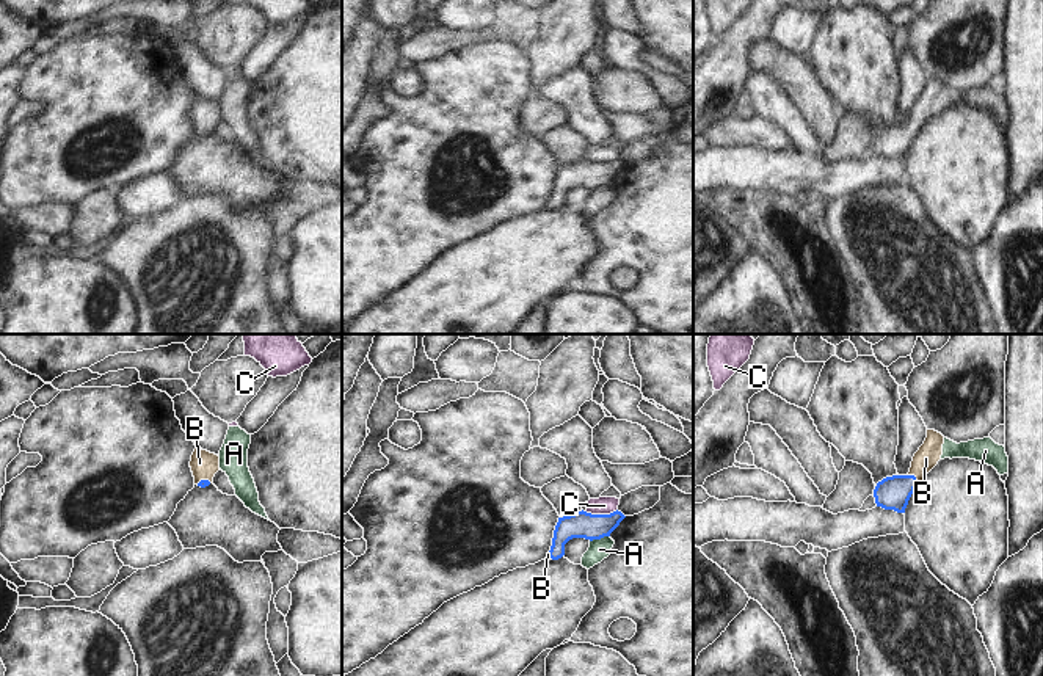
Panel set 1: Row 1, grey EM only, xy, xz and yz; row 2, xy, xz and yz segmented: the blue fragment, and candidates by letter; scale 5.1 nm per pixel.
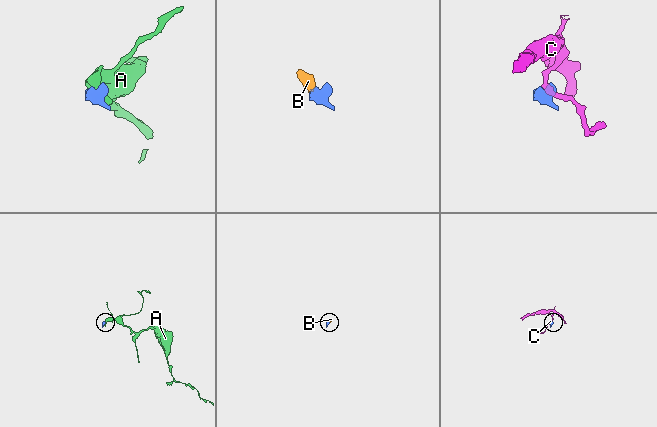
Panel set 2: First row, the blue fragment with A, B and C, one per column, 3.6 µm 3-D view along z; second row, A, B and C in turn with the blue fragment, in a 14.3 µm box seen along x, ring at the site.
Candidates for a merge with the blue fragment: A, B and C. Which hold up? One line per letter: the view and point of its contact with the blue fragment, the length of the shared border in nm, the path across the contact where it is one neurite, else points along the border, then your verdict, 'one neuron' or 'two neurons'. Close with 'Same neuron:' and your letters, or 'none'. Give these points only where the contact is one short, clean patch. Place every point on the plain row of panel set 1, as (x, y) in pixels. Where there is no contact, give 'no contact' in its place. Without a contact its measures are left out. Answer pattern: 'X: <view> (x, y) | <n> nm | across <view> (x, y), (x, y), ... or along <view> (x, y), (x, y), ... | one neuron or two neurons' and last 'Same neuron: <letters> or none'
A: xz (599, 187) | 110 nm | along xz (609, 184), (590, 190) | two neurons
B: yz (915, 126) | 70 nm | across yz (893, 141), (915, 126), (926, 107) | one neuron
C: xz (601, 163) | 170 nm | along xz (617, 157), (609, 162), (585, 160) | two neurons
Same neuron: B

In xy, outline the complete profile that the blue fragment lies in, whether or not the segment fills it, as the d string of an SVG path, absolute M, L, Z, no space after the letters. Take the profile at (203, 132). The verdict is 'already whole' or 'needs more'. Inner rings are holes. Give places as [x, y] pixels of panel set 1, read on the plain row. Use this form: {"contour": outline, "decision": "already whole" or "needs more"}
{"contour": "M196 96L191 104L190 116L194 133L205 136L213 132L213 125L220 119L220 105Z", "decision": "needs more"}

